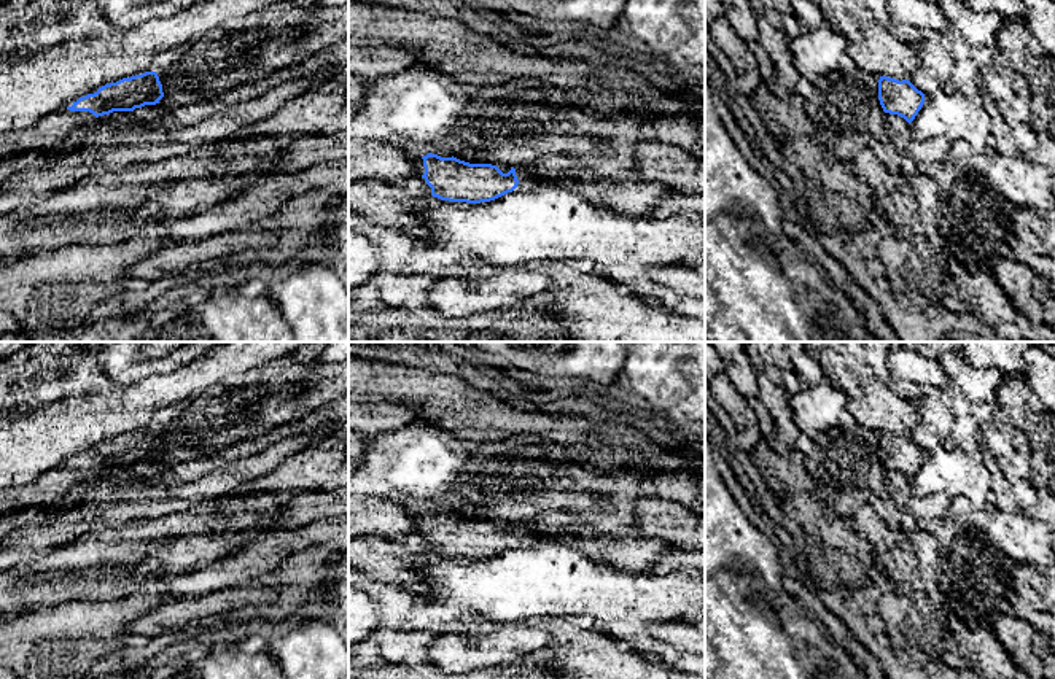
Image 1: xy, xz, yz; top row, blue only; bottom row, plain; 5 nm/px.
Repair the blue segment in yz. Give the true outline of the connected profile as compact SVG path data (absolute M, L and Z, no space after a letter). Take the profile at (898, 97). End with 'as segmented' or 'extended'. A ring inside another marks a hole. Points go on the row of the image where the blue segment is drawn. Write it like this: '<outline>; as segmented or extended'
M880 76L878 100L885 113L897 114L910 124L925 103L925 94L909 80Z; as segmented

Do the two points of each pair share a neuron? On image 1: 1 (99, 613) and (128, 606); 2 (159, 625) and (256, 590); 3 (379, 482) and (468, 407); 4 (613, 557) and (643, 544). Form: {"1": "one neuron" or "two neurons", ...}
{"1": "one neuron", "2": "one neuron", "3": "two neurons", "4": "one neuron"}

